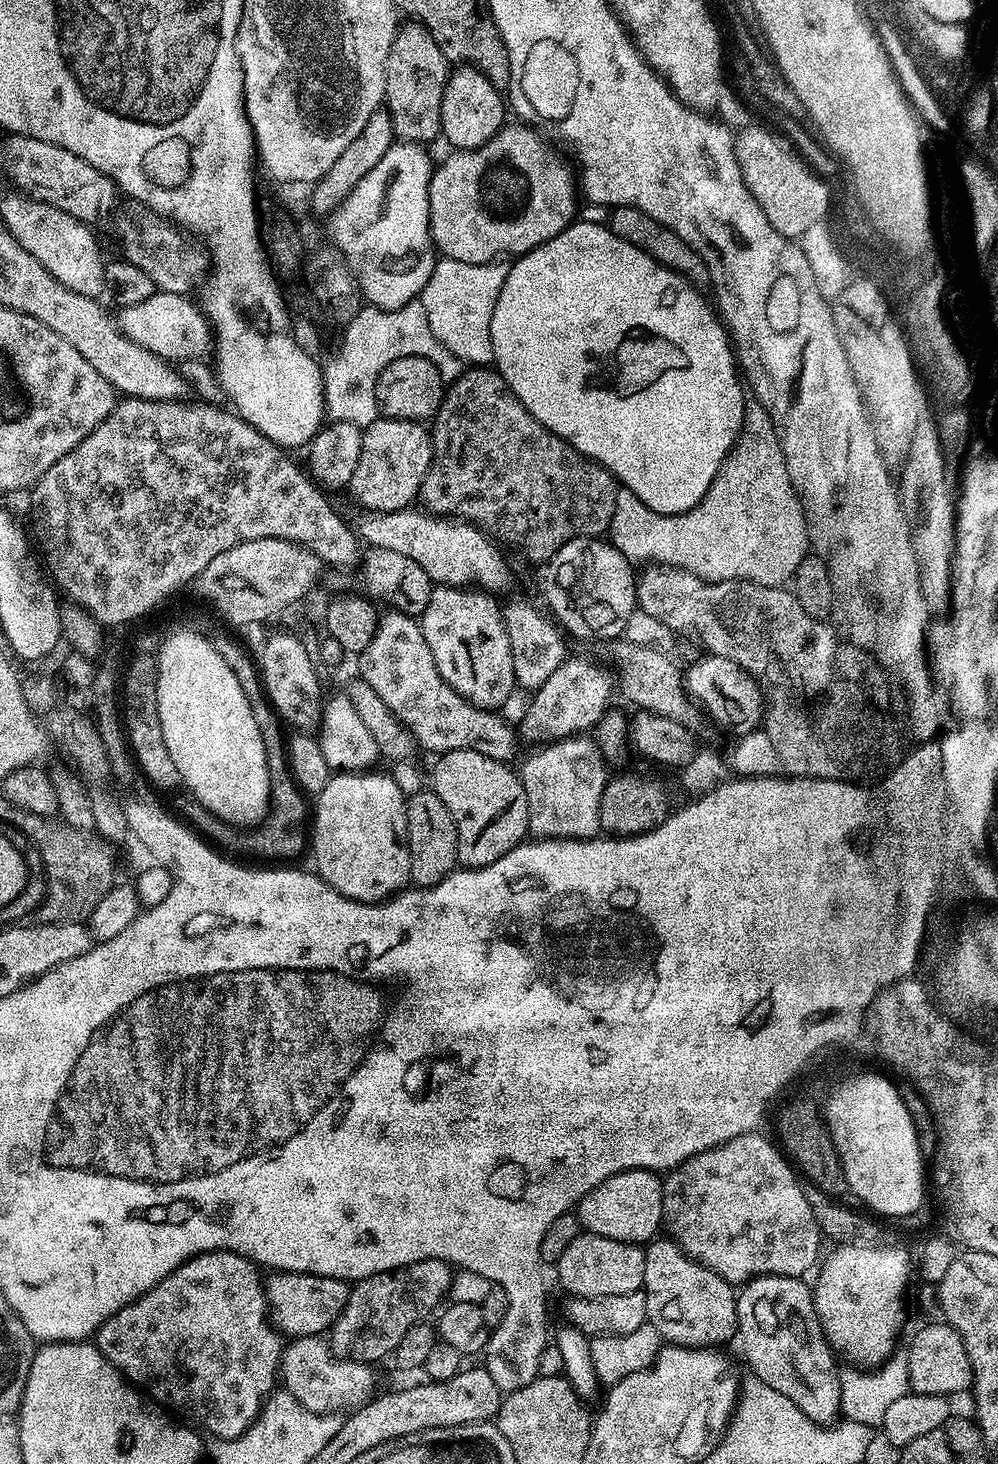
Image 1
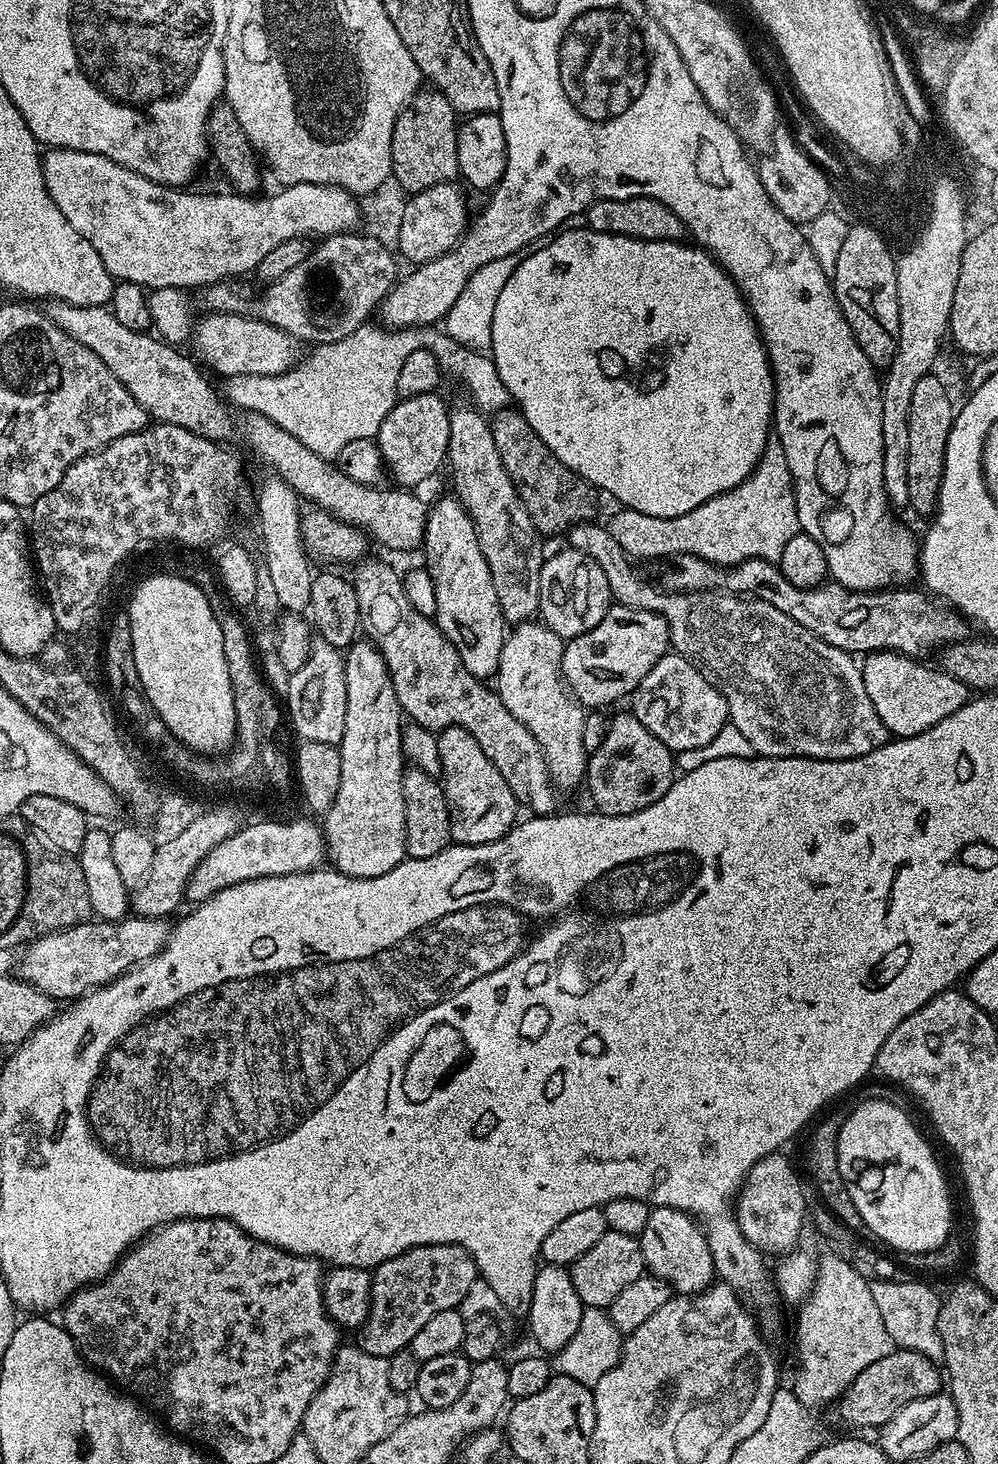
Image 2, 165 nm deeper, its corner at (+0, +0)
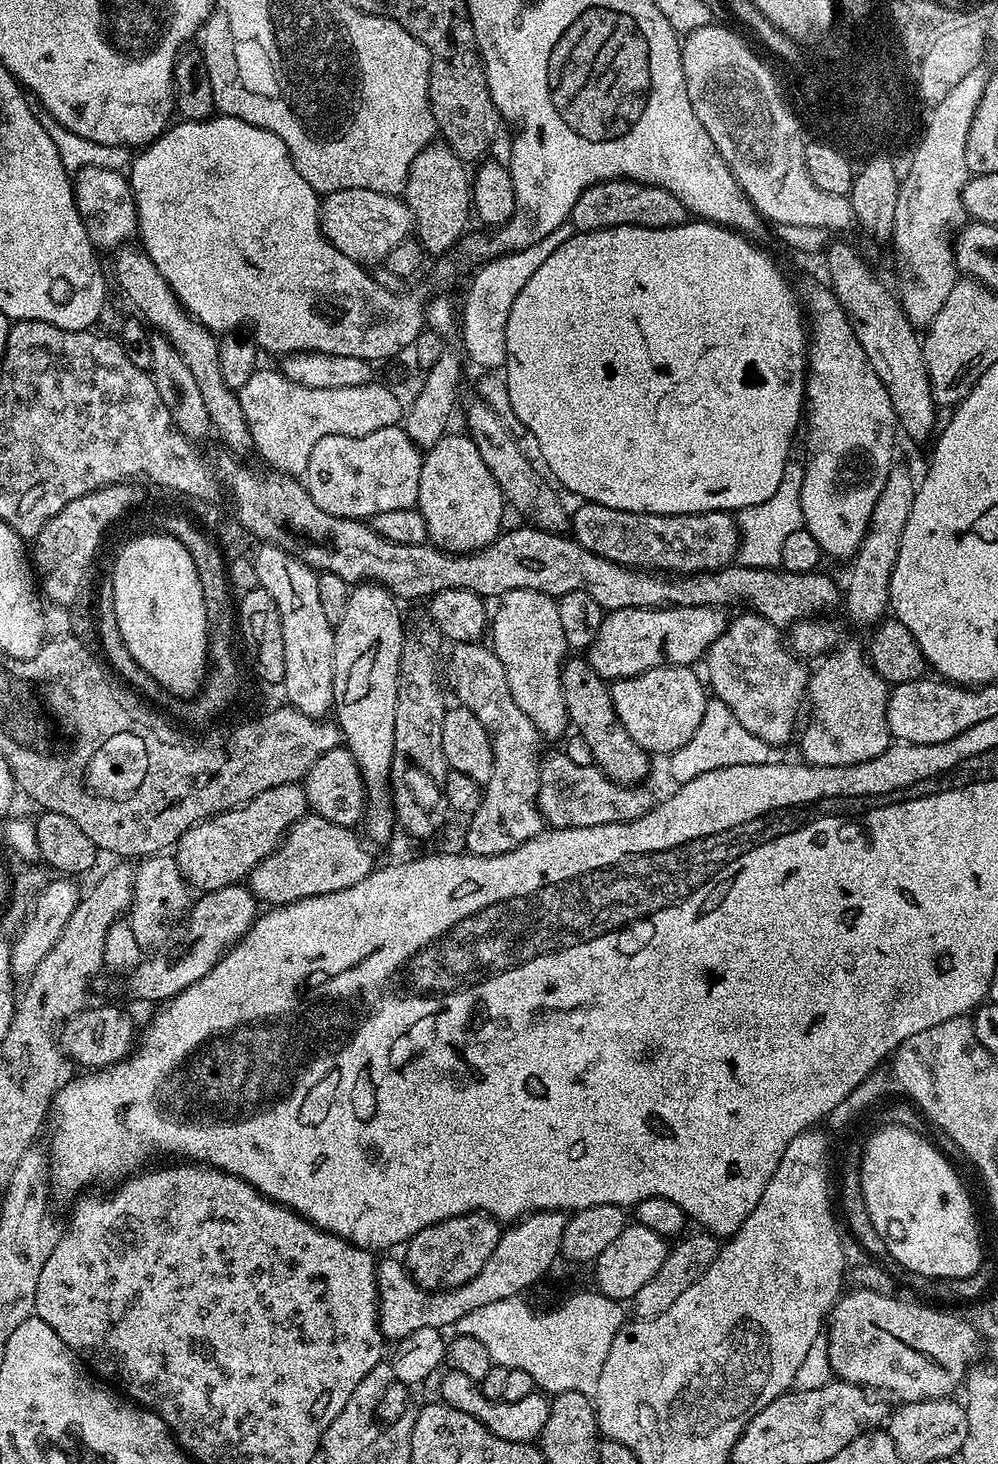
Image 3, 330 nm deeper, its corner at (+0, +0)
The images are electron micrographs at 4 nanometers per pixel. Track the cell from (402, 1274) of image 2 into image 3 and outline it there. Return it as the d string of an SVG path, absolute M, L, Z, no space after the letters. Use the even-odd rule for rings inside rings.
M467 1212L454 1218L446 1218L437 1224L426 1226L414 1234L403 1249L402 1259L408 1266L408 1272L423 1288L439 1290L441 1288L457 1288L482 1270L486 1266L486 1261L490 1259L490 1254L494 1254L494 1246L498 1246L500 1234L502 1231L501 1221L488 1216L484 1212Z

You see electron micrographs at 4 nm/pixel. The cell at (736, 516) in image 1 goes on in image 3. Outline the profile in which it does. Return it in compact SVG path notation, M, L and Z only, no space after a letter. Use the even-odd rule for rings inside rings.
M790 462L782 474L782 482L778 482L778 490L774 490L766 502L758 502L758 506L739 509L736 524L740 528L740 549L736 551L735 563L742 568L774 568L779 569L782 562L782 545L787 536L794 530L804 527L802 514L802 482L804 481L803 463Z

